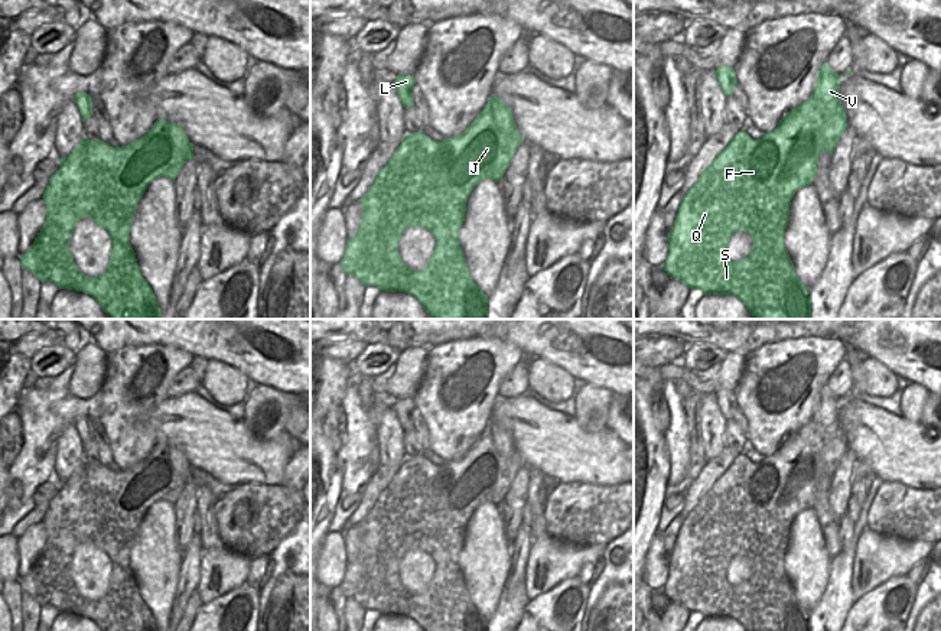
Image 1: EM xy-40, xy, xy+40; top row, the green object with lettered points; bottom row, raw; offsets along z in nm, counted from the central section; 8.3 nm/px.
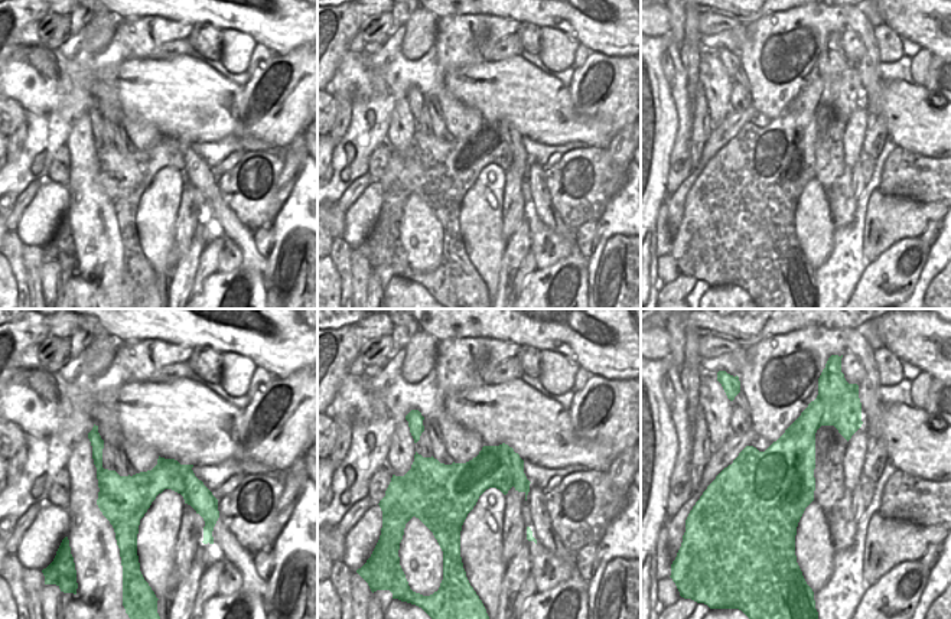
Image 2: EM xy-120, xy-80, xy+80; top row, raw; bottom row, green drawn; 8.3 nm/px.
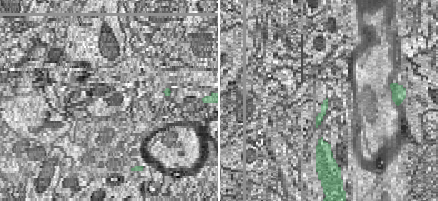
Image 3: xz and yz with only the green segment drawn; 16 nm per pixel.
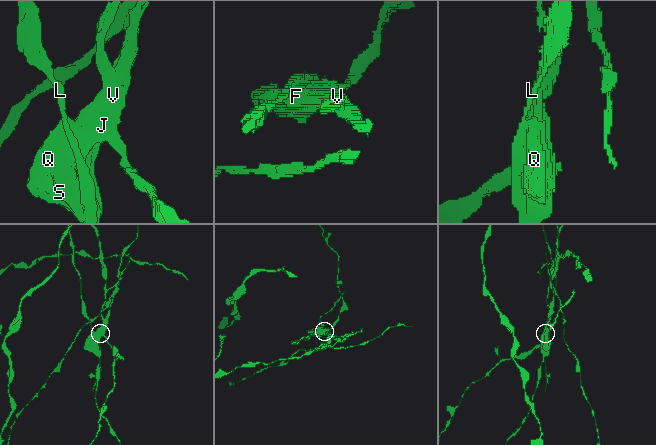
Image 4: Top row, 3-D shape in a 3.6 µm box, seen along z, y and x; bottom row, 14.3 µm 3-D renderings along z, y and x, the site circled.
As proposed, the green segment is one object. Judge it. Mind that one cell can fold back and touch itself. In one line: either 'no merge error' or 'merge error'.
merge error

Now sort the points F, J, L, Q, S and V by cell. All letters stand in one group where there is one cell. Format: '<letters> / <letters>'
F J Q S V / L

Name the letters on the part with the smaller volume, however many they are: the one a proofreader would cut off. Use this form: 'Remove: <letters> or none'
Remove: L

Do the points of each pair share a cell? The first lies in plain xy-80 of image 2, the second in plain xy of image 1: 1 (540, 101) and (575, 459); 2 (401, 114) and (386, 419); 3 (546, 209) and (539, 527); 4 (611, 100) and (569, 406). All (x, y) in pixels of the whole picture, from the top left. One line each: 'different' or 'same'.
1: same
2: same
3: same
4: different

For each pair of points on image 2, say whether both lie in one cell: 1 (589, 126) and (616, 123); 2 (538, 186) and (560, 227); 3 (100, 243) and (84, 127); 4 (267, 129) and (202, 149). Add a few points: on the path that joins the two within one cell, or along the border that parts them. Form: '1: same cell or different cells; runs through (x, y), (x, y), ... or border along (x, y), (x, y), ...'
1: different cells; border along (577, 113), (605, 121), (609, 126), (611, 137)
2: same cell; runs through (540, 196), (541, 208), (550, 217)
3: same cell; runs through (91, 214), (84, 191), (84, 156)
4: different cells; border along (235, 134), (250, 134), (277, 147)

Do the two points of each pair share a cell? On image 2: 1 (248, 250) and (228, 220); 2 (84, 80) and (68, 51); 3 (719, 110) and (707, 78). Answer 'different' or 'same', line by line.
1: same
2: different
3: same

